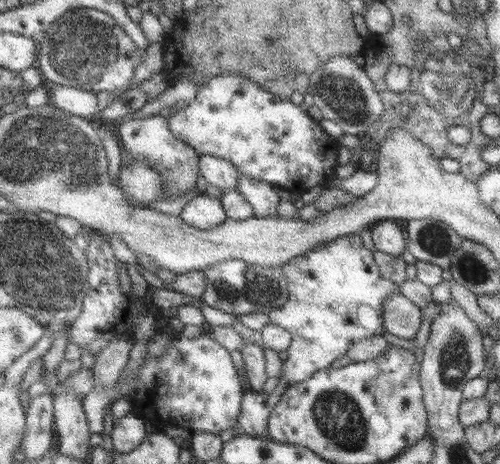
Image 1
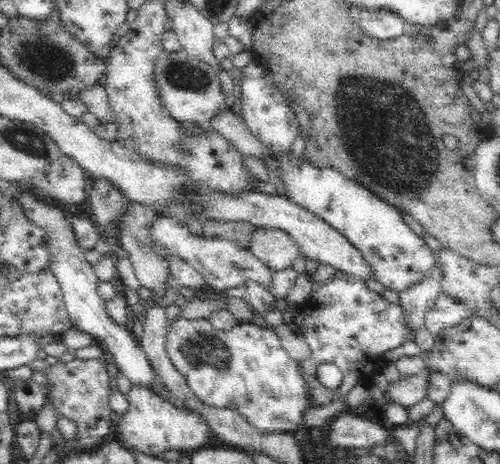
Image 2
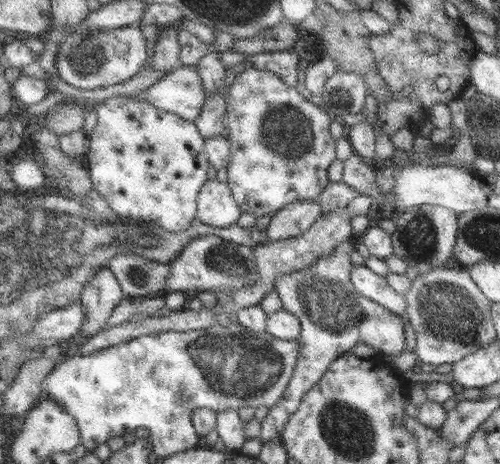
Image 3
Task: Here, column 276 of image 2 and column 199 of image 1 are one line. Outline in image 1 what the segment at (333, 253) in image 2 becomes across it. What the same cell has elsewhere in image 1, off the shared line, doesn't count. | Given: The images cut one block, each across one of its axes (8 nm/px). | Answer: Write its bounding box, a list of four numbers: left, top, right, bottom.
[179,194,228,230]

